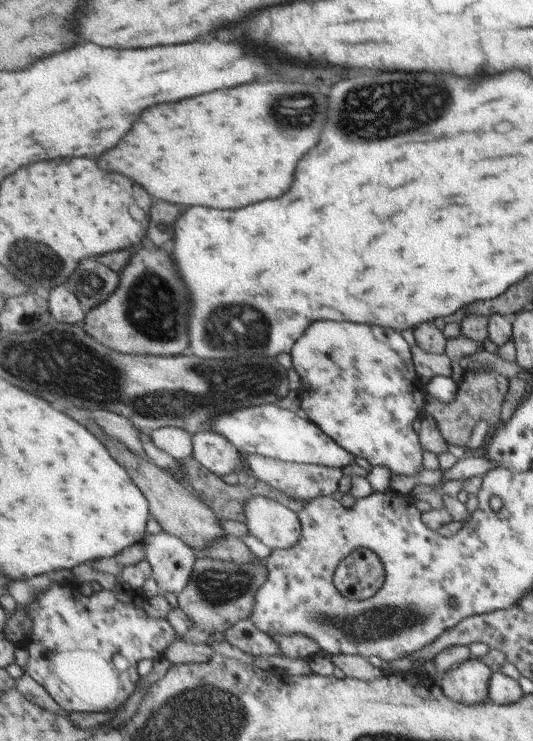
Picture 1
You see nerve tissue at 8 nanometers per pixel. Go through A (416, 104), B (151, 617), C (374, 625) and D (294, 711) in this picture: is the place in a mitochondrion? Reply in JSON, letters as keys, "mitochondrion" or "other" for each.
{"A":"mitochondrion","B":"other","C":"mitochondrion","D":"other"}

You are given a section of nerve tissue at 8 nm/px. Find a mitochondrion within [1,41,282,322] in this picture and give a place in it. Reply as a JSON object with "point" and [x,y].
{"point":[40,264]}

